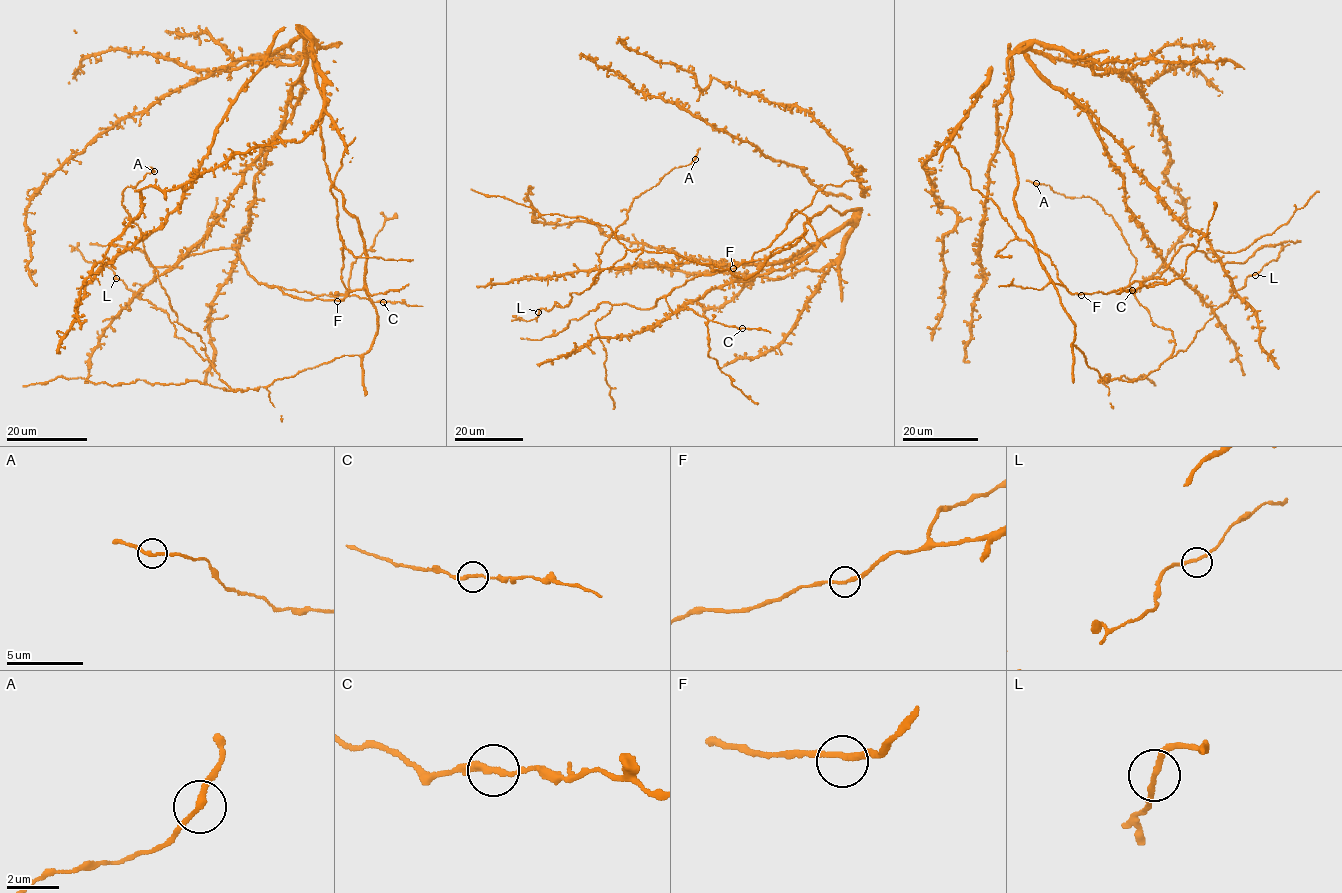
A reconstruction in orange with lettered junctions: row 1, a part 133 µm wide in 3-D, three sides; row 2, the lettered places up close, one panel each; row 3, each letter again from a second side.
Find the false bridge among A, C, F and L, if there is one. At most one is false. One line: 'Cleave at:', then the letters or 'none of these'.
Cleave at: none of these

